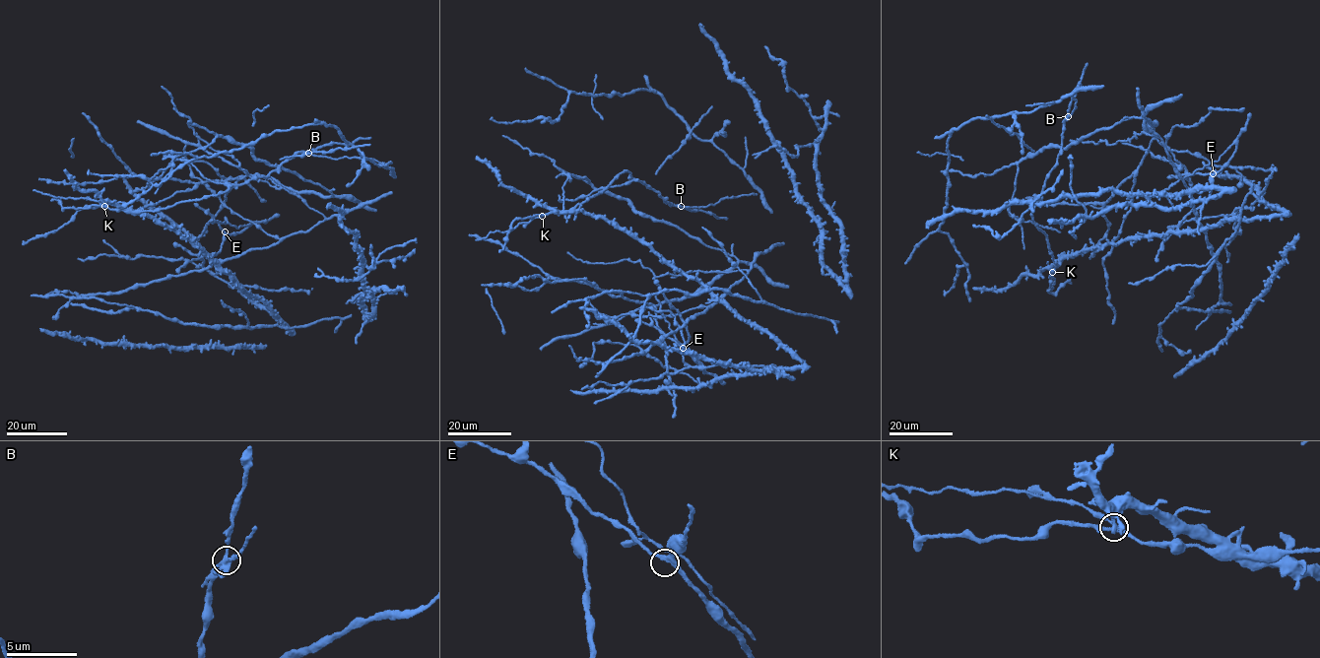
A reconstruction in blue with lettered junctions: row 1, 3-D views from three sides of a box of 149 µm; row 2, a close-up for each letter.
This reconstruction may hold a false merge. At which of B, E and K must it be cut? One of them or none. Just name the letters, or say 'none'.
B

